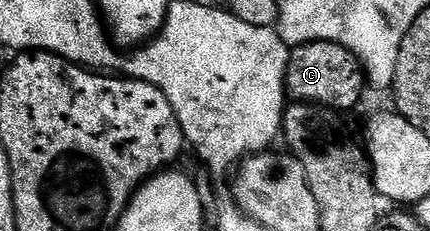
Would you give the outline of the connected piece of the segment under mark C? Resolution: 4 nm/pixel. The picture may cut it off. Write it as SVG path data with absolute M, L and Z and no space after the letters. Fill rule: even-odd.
M309 42L297 44L290 49L285 74L286 95L292 101L305 104L320 104L333 108L340 114L347 114L350 108L359 104L365 89L363 64L345 46L337 42Z

